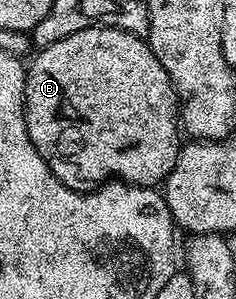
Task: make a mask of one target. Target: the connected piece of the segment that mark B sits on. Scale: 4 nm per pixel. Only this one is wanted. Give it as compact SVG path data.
M92 27L71 33L71 37L63 37L63 41L55 41L55 45L40 48L36 54L33 64L30 62L25 72L25 124L37 152L50 161L58 159L61 163L70 163L77 170L78 177L86 179L89 185L120 181L134 183L136 187L156 188L164 184L183 146L182 132L179 130L179 100L171 77L167 77L167 69L163 69L159 57L155 57L148 42L140 35L132 35L114 27Z

